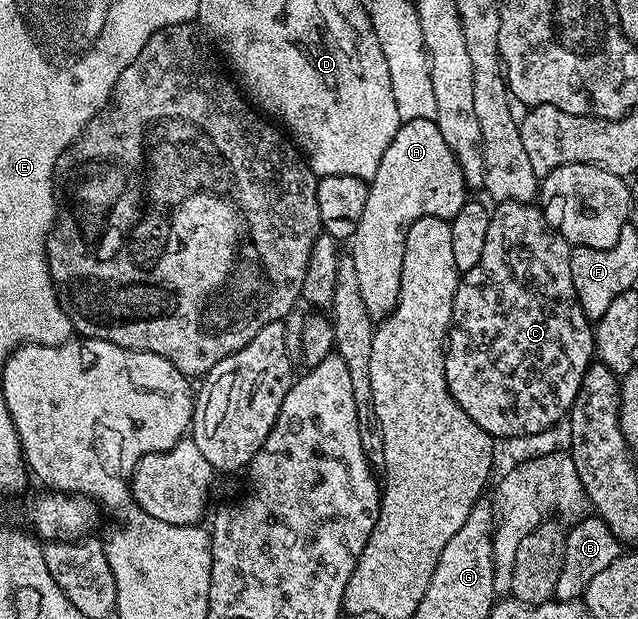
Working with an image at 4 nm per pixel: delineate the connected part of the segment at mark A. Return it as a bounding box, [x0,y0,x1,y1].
[351,118,467,322]

